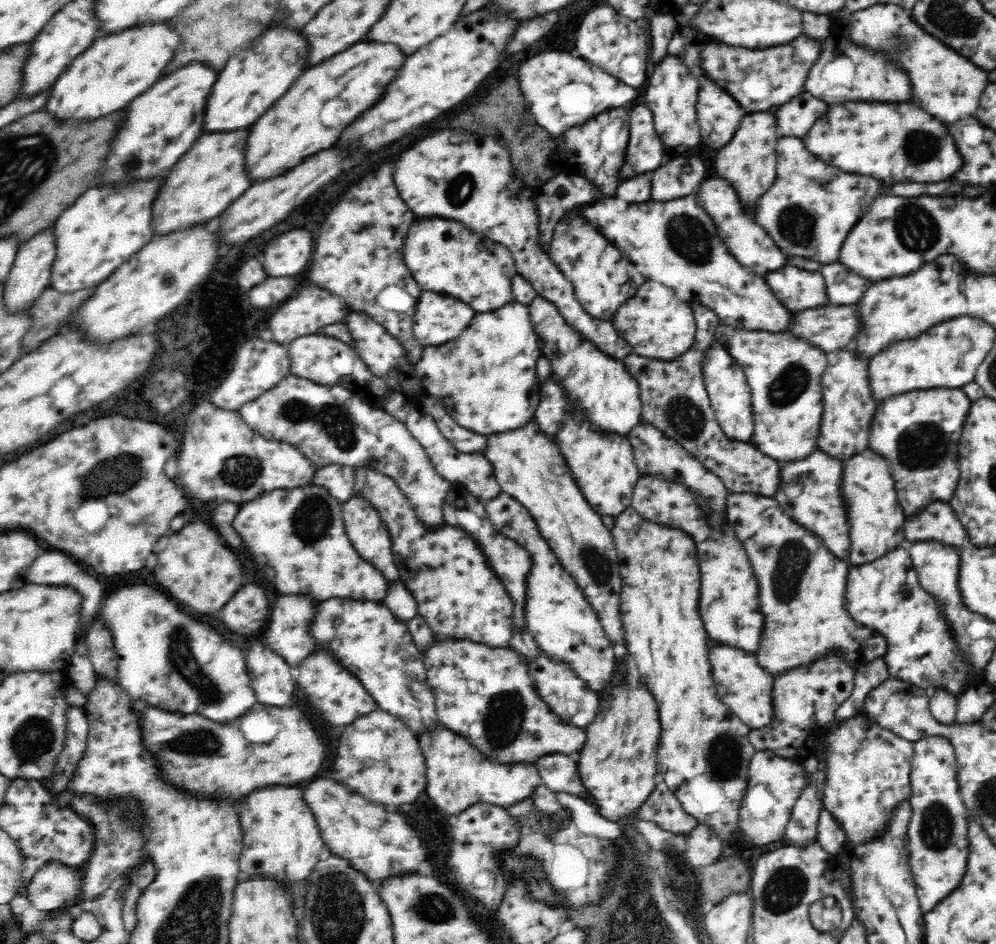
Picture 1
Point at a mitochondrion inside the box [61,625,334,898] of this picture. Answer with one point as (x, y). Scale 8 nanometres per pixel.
(190, 672)

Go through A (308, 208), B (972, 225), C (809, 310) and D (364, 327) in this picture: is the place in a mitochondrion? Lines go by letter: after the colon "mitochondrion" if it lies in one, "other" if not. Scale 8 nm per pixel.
A: other
B: other
C: other
D: other

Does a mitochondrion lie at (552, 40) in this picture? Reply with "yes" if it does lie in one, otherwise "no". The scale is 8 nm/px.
no

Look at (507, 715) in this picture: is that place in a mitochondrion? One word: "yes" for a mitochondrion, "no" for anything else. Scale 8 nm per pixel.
yes

